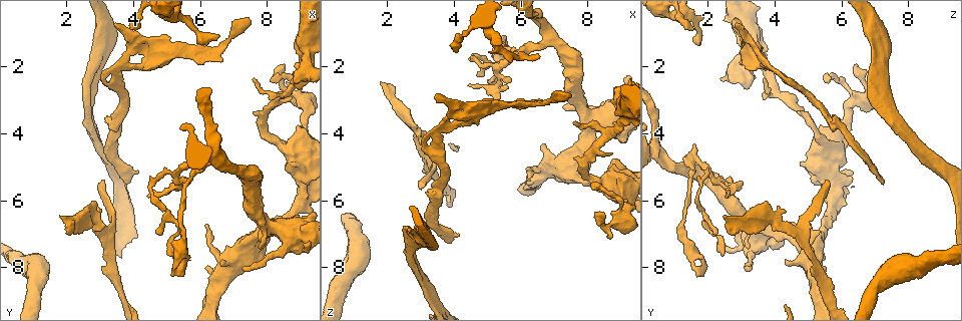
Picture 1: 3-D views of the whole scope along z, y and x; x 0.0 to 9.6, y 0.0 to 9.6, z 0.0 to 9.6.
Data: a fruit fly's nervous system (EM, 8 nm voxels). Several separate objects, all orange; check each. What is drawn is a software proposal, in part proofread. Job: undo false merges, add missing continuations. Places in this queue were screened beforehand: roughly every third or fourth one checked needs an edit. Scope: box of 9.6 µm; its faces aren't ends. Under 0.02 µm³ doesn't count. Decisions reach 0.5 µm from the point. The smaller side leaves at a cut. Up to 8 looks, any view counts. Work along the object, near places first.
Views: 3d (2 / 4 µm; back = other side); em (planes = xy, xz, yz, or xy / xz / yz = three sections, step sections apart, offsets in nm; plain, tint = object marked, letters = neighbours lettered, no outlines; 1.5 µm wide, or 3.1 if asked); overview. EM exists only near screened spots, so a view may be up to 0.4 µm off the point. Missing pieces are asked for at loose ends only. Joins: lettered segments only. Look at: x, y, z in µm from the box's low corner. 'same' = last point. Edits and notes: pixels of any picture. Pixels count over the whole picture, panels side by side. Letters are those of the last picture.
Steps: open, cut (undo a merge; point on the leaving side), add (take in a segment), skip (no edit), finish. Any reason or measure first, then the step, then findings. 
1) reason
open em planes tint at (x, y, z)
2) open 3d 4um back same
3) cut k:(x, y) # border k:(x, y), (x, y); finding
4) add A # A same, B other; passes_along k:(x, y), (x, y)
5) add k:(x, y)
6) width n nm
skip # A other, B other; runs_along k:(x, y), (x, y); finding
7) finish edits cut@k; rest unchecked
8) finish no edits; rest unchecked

open em xz step 8 tint at (9.15, 3.85, 6.05)

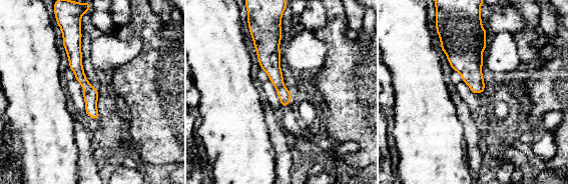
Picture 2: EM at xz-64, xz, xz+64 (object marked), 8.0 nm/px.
cut it another way
open em planes letters same

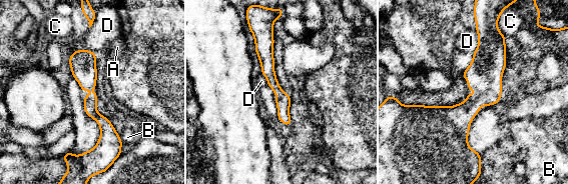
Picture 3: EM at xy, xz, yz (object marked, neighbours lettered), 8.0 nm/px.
skip # A other, B other, C other, D other; runs_along 3:(485, 36), (485, 92), (461, 116), (469, 155); continuous, no second neuron

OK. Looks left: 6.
thin end
open em planes letters at (8.15, 2.45, 5.50)

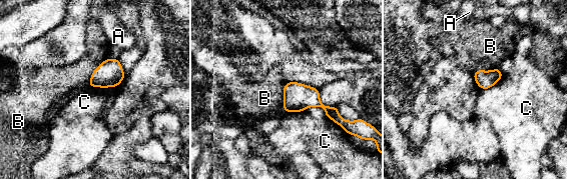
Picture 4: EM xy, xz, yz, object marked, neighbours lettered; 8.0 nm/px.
skip # A other, B other, C other; border 4:(503, 76), (490, 87), (481, 89); none of them fits

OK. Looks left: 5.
open 3d 2um at (2.85, 2.65, 7.30)

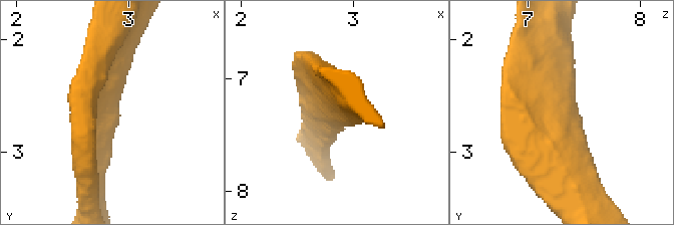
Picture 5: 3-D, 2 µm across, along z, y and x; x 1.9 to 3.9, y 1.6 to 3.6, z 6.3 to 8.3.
open em planes tint at (2.84, 2.56, 7.38)

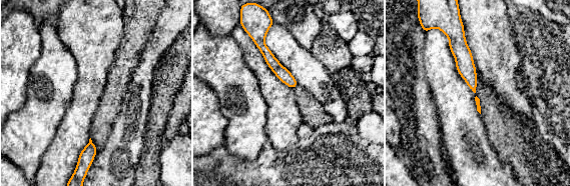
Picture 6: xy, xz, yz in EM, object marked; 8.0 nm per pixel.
see the neighbours
open em planes letters same

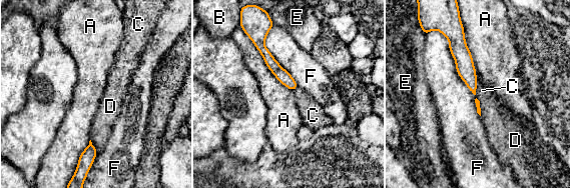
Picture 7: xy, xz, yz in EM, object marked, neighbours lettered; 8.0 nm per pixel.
skip # A other, B other, C other, D other, E other, F other; border 7:(243, 30), (270, 72), (293, 91); all the same neuron

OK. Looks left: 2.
finish no edits; rest unchecked

